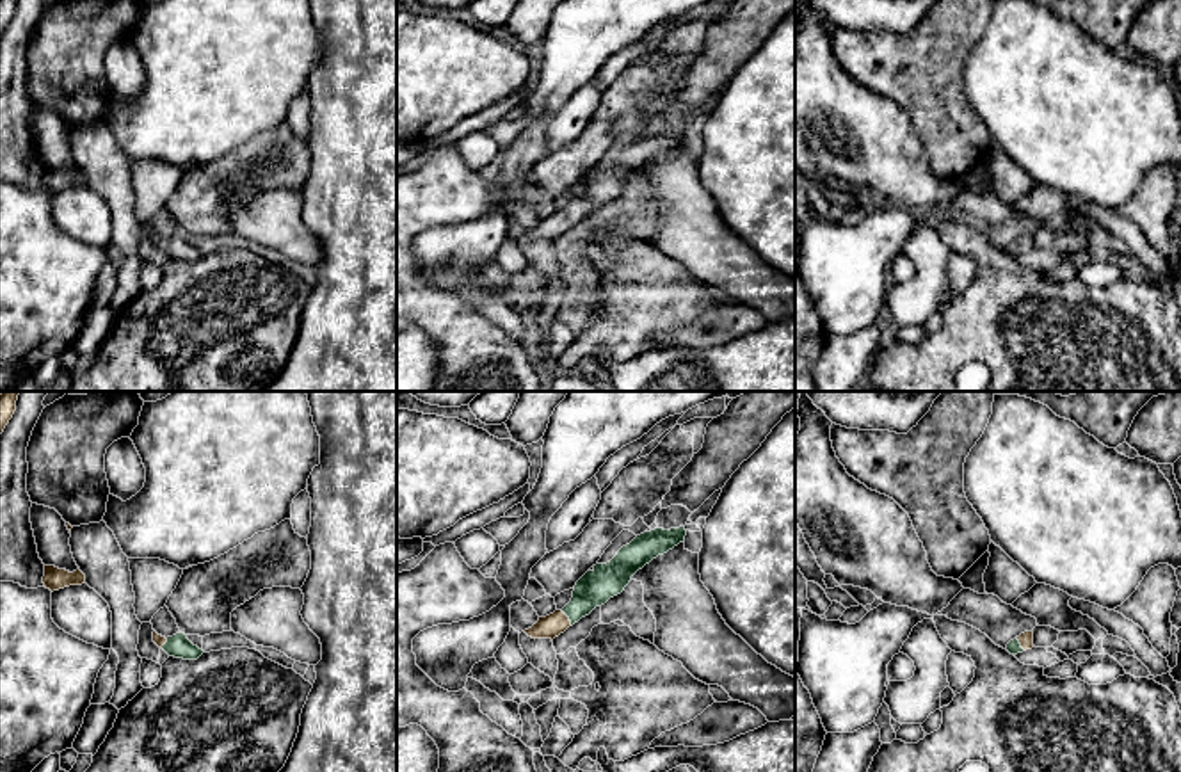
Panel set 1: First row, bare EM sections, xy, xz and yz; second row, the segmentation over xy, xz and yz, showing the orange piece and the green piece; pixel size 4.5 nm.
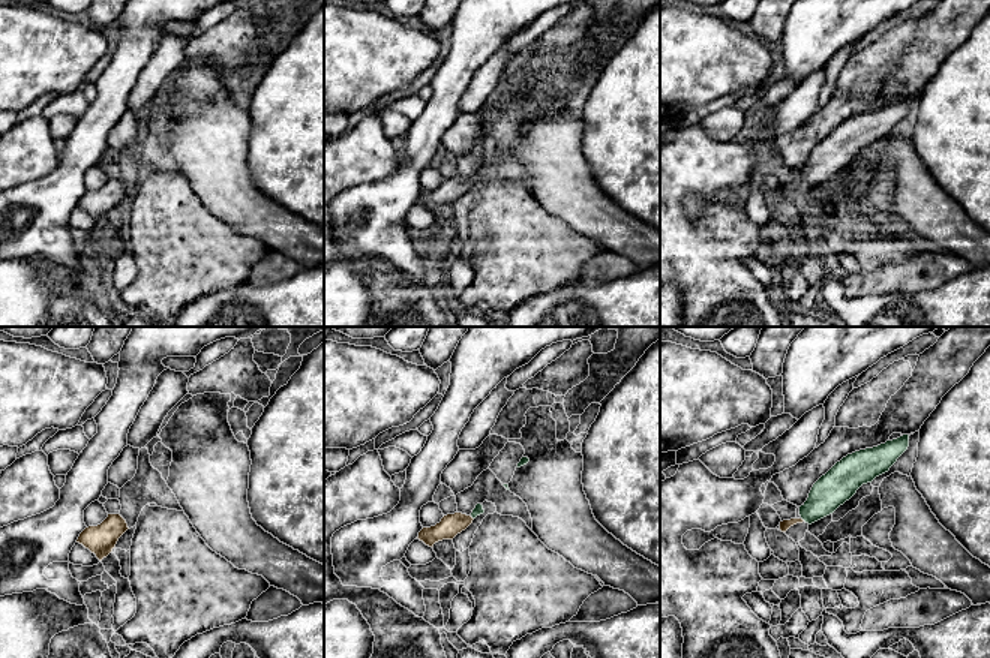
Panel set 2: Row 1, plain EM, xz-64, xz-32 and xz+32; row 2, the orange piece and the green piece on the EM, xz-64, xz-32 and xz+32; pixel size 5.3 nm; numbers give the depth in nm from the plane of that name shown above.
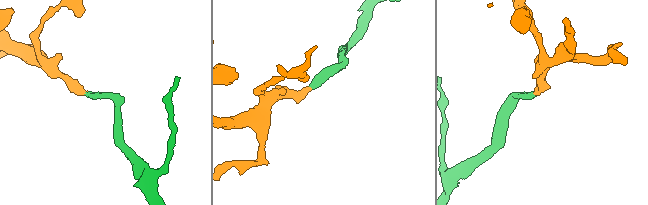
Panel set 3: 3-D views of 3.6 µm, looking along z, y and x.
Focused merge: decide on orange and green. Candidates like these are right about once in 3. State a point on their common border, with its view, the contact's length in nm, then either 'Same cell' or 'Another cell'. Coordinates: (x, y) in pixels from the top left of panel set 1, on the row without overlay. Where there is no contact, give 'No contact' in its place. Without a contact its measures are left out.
Touches orange at xz (568, 219). Shared border 90 nm. Same cell

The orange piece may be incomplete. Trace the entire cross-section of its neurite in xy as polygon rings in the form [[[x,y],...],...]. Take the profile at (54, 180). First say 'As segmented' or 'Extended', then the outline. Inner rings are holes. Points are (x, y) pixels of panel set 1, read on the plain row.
As segmented. [[[44,167],[43,185],[46,190],[50,190],[53,194],[53,192],[69,189],[69,187],[85,185],[85,176],[80,171],[69,174],[66,171],[59,171],[55,167]]]

